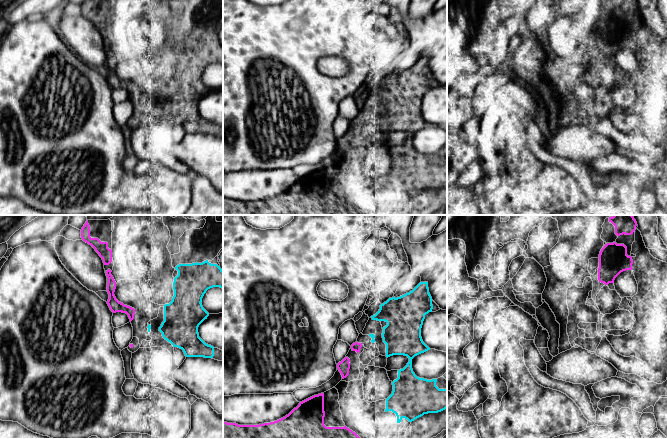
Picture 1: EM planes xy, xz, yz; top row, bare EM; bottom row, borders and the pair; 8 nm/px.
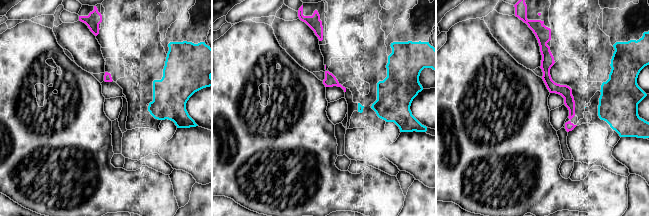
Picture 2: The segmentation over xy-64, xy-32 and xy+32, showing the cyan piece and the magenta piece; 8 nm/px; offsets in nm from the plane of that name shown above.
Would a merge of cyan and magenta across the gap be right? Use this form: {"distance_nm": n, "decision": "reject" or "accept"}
{"distance_nm": 80, "decision": "accept"}

